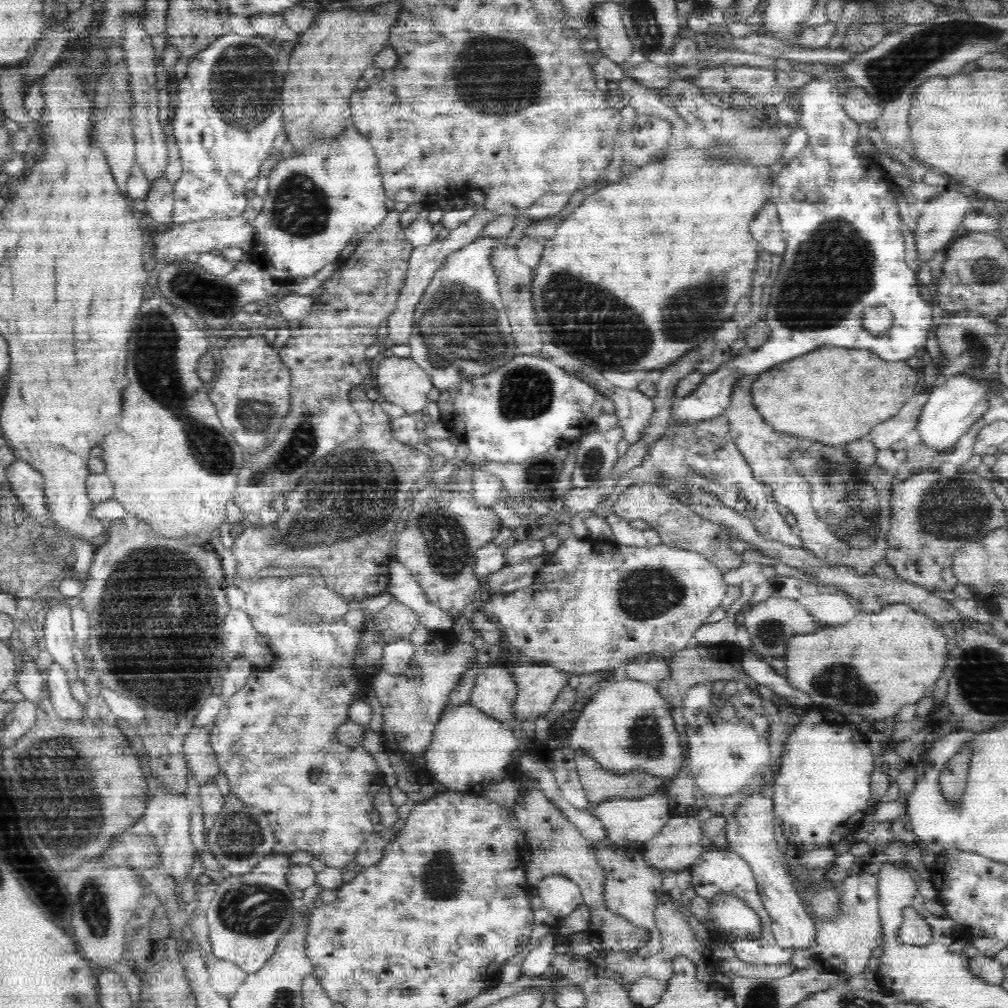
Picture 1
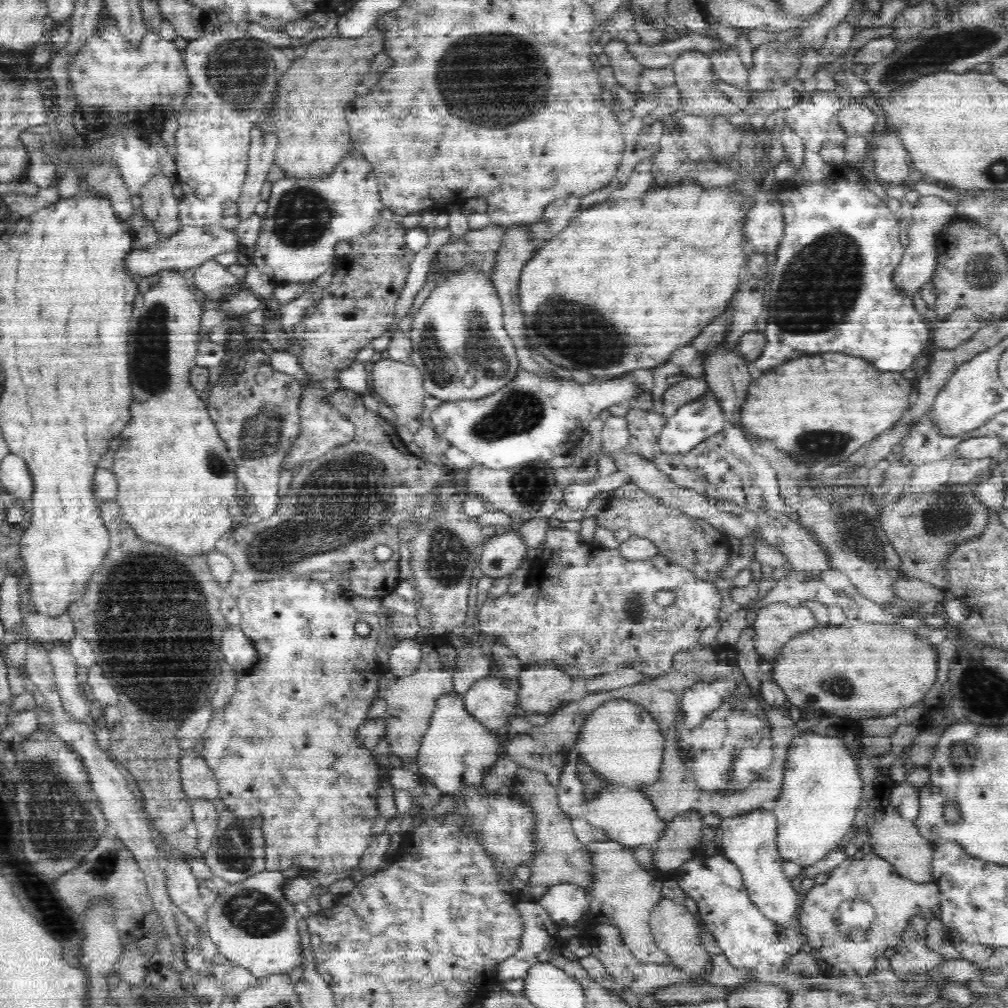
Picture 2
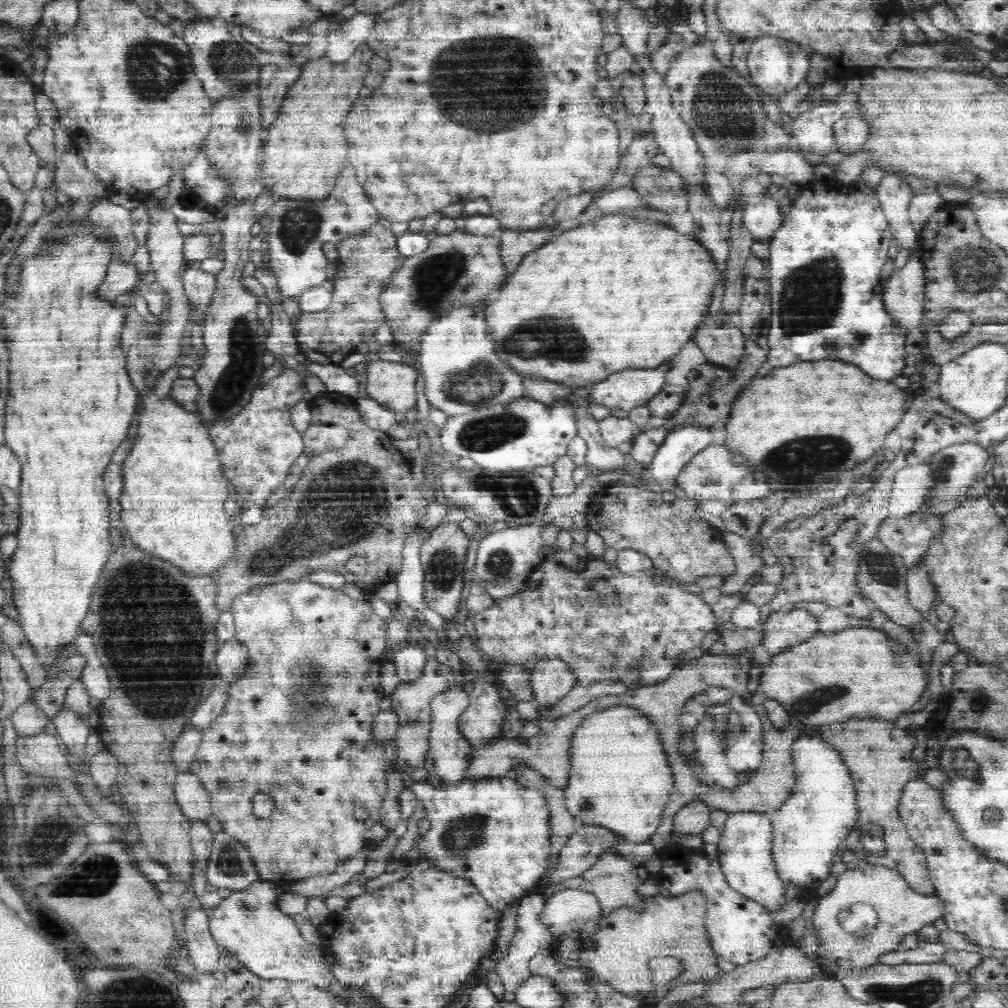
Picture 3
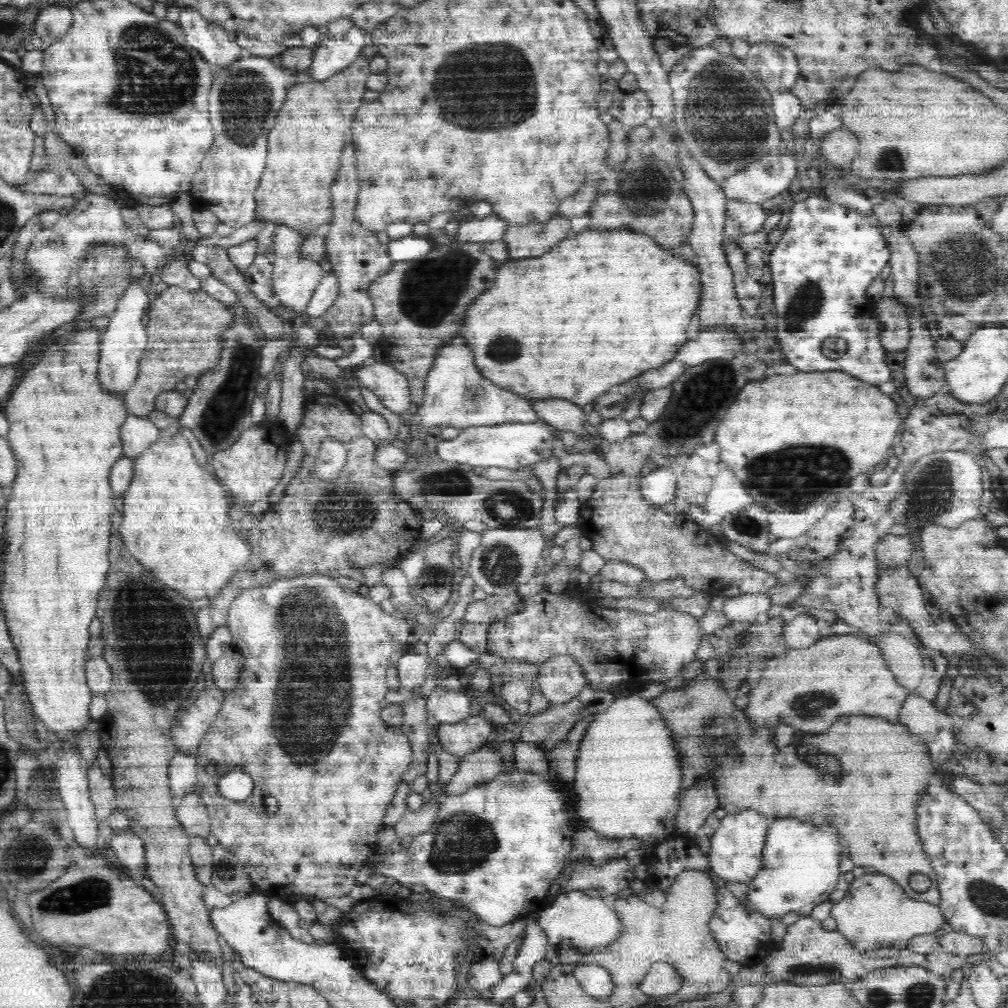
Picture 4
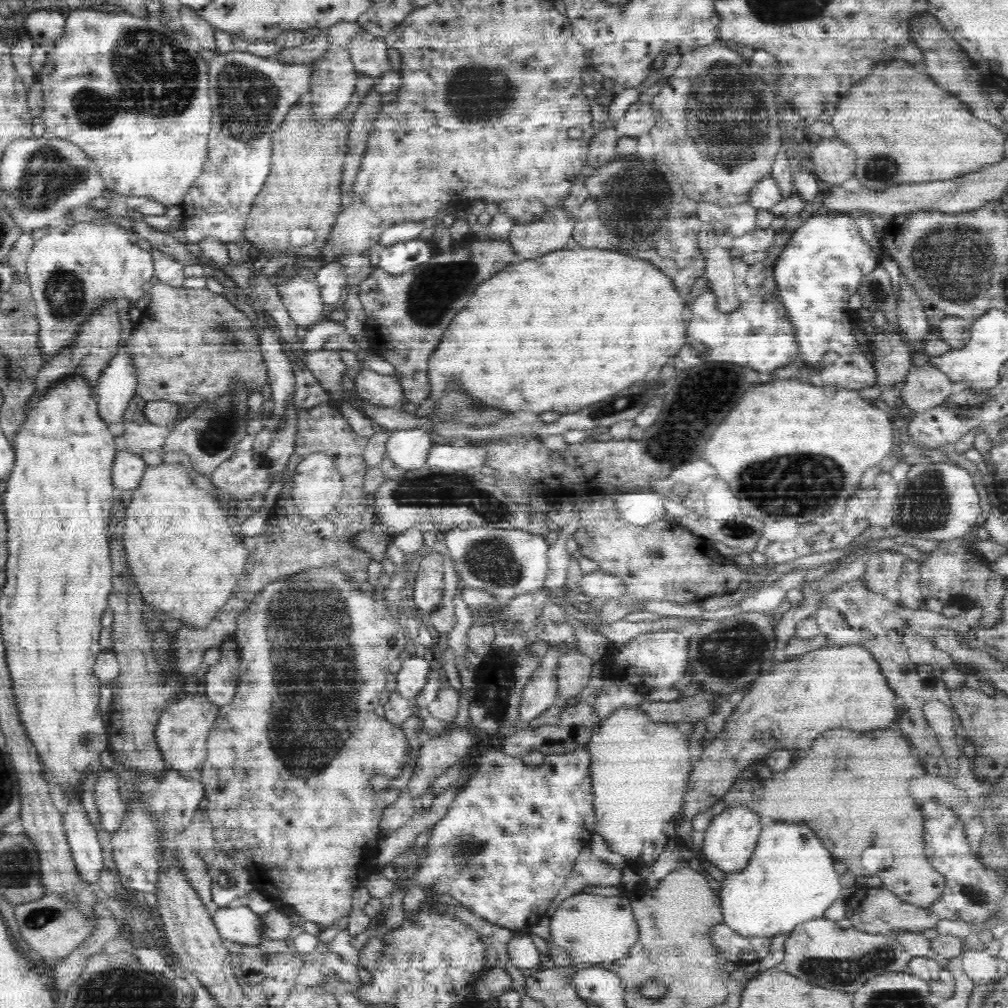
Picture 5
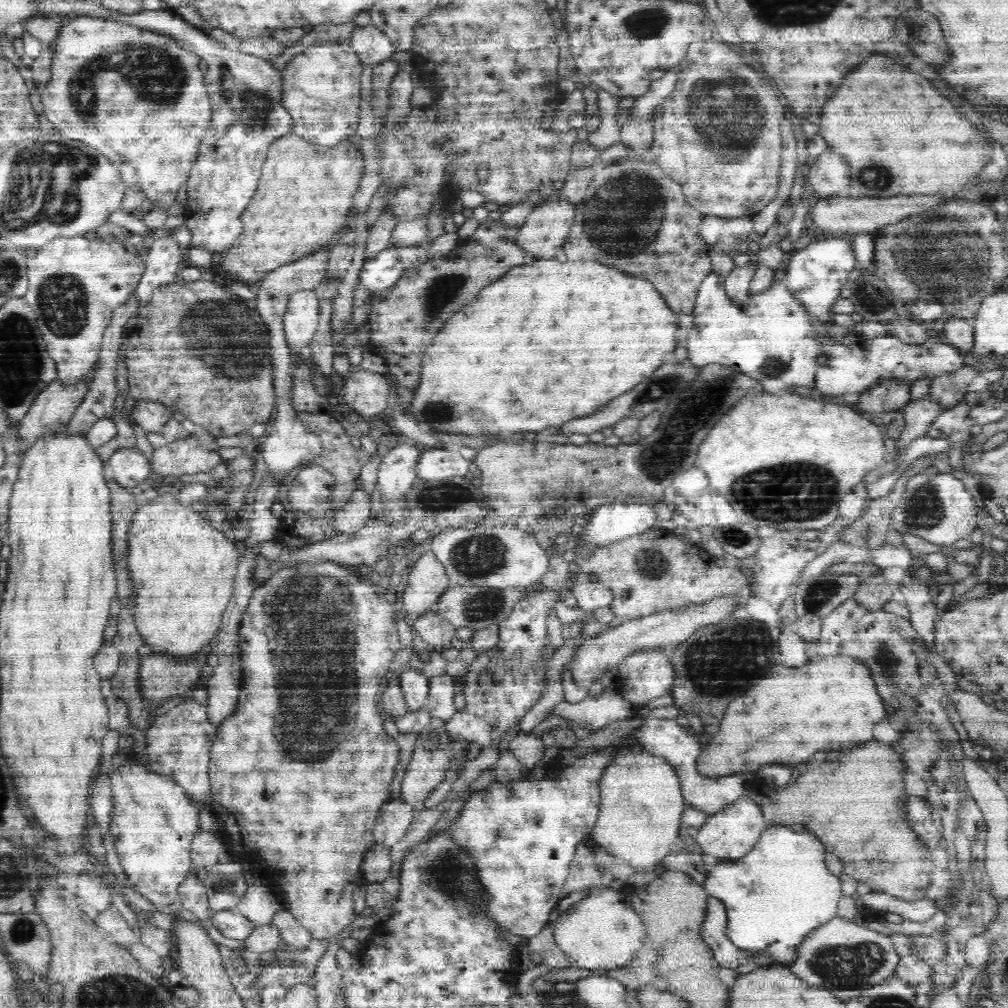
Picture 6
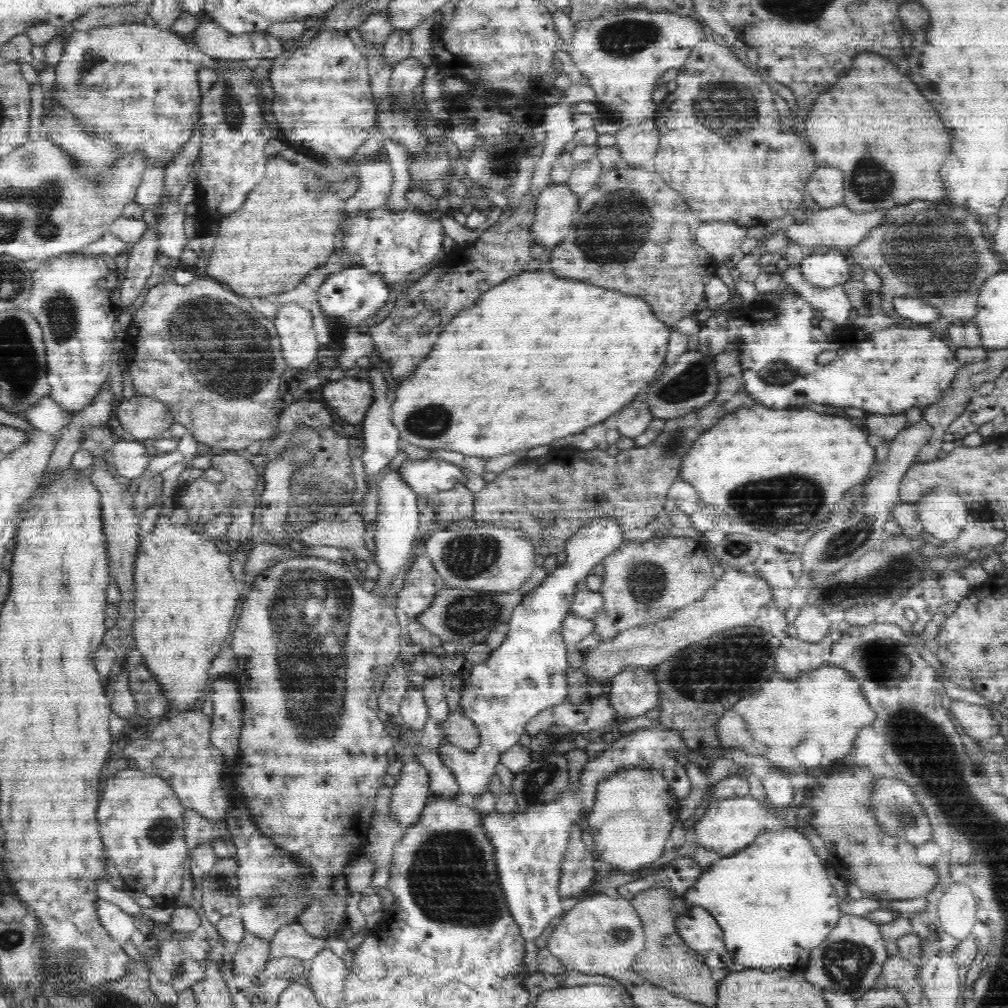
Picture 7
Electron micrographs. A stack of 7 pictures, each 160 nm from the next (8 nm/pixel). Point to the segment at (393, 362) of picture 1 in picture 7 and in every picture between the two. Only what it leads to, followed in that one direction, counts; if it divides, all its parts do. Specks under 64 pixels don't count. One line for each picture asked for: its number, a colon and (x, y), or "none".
2: (400, 385)
3: (393, 384)
4: (391, 386)
5: (384, 389)
6: (367, 393)
7: (351, 398)

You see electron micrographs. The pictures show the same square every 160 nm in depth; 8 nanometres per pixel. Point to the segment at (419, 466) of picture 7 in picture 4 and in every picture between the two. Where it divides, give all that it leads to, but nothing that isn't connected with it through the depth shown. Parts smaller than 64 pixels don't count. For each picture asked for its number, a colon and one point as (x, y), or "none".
4: (513, 444)
5: (474, 455)
6: (439, 462)

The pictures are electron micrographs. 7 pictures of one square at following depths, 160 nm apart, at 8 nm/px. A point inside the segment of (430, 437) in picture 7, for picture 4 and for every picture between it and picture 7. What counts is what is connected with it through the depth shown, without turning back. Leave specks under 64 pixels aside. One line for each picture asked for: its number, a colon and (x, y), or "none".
4: (603, 305)
5: (598, 320)
6: (507, 362)

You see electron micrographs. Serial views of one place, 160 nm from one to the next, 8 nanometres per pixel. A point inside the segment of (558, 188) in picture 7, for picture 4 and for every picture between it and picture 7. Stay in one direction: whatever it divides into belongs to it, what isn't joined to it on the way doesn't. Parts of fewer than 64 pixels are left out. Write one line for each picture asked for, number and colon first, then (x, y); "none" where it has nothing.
4: (522, 241)
5: (551, 232)
6: (546, 228)

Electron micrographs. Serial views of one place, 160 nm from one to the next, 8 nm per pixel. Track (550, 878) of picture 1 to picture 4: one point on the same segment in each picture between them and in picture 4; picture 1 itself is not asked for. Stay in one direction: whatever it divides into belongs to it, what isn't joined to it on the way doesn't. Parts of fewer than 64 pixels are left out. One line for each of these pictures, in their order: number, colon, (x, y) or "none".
2: (565, 903)
3: (571, 912)
4: (573, 918)

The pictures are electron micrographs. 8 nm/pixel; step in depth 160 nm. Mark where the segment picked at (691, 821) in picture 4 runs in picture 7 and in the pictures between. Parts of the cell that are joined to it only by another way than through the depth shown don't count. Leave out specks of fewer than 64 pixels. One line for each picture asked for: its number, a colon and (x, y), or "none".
5: (838, 680)
6: (830, 702)
7: (826, 704)

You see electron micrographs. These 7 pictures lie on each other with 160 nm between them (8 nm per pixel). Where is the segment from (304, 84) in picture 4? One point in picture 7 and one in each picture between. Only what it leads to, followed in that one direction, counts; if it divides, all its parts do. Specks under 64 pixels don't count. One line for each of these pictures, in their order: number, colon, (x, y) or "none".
5: (302, 192)
6: (305, 195)
7: (287, 226)

